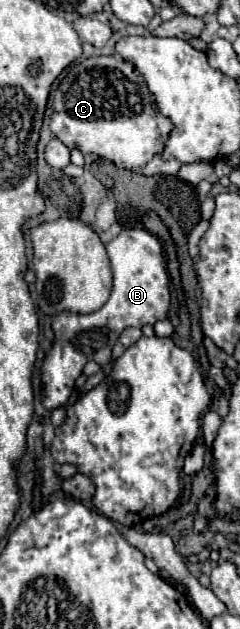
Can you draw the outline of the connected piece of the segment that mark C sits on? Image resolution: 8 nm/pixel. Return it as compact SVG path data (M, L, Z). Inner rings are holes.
M89 57L81 63L75 63L67 75L61 79L51 113L51 131L57 139L61 139L69 149L79 149L81 153L95 153L103 159L113 161L117 167L139 171L143 169L153 155L161 153L165 147L165 139L169 139L173 131L173 121L161 111L157 111L155 99L143 79L143 75L131 63L121 57Z

